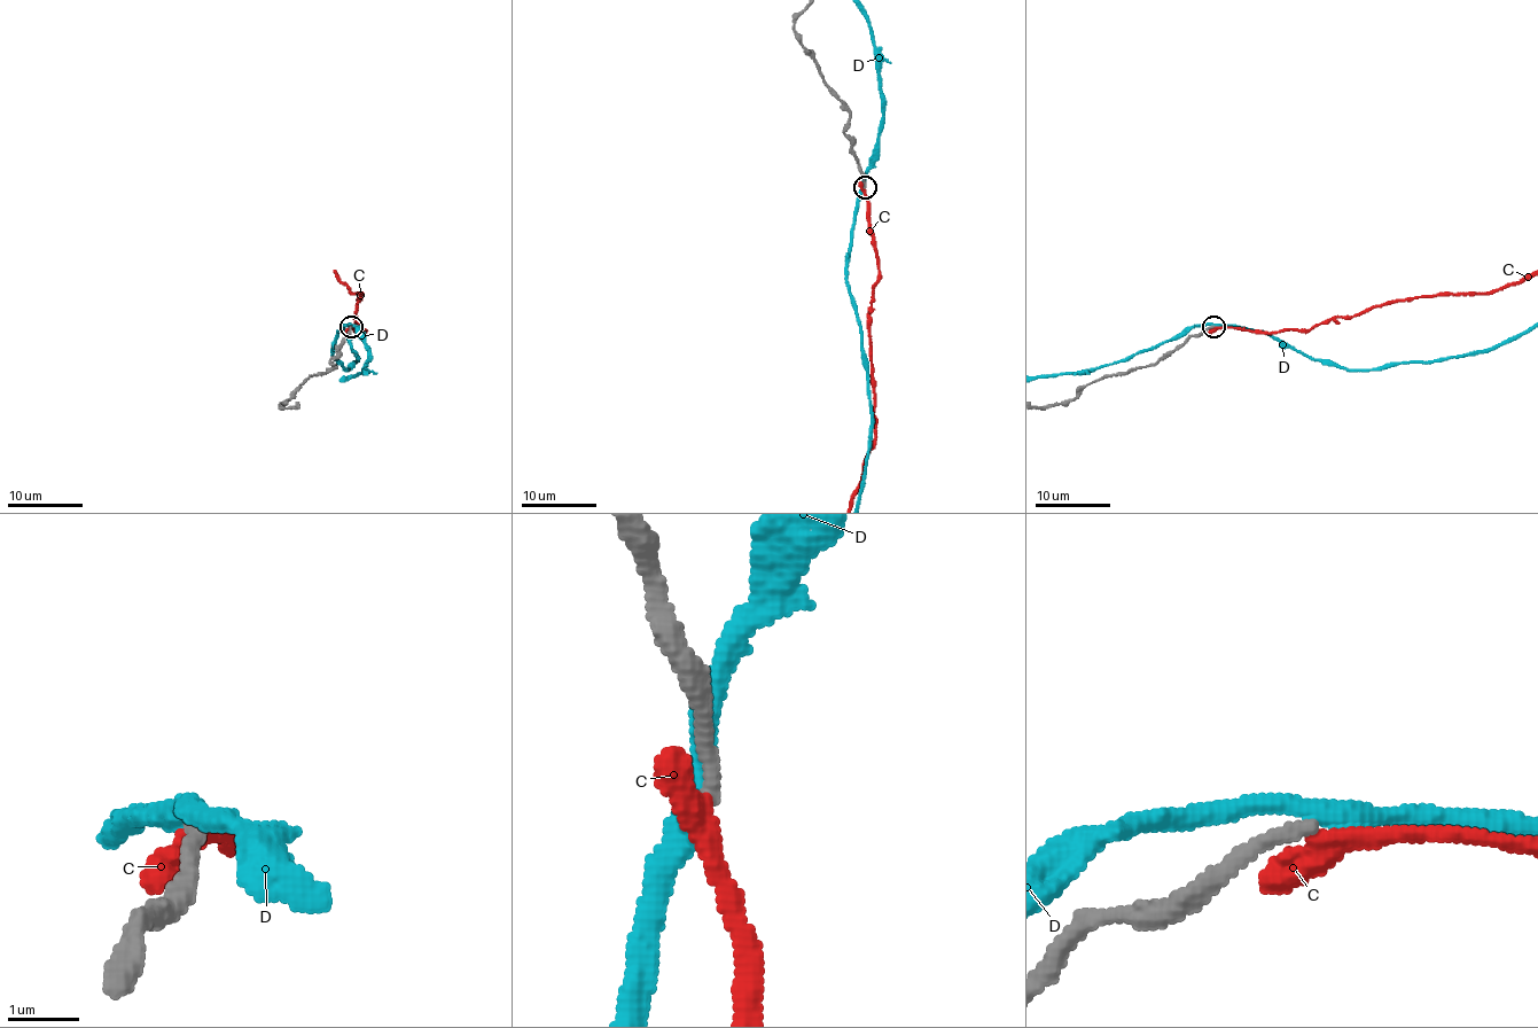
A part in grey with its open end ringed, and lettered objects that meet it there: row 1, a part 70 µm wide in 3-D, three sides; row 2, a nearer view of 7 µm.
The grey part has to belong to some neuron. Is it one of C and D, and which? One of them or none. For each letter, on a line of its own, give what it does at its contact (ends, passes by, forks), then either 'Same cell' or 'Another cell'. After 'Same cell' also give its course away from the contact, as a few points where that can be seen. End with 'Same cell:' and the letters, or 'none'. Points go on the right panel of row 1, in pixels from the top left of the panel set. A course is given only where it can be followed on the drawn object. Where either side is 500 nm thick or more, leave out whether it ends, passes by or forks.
C: It ends there. Another cell
D: It passes by. Another cell
Same cell: none

